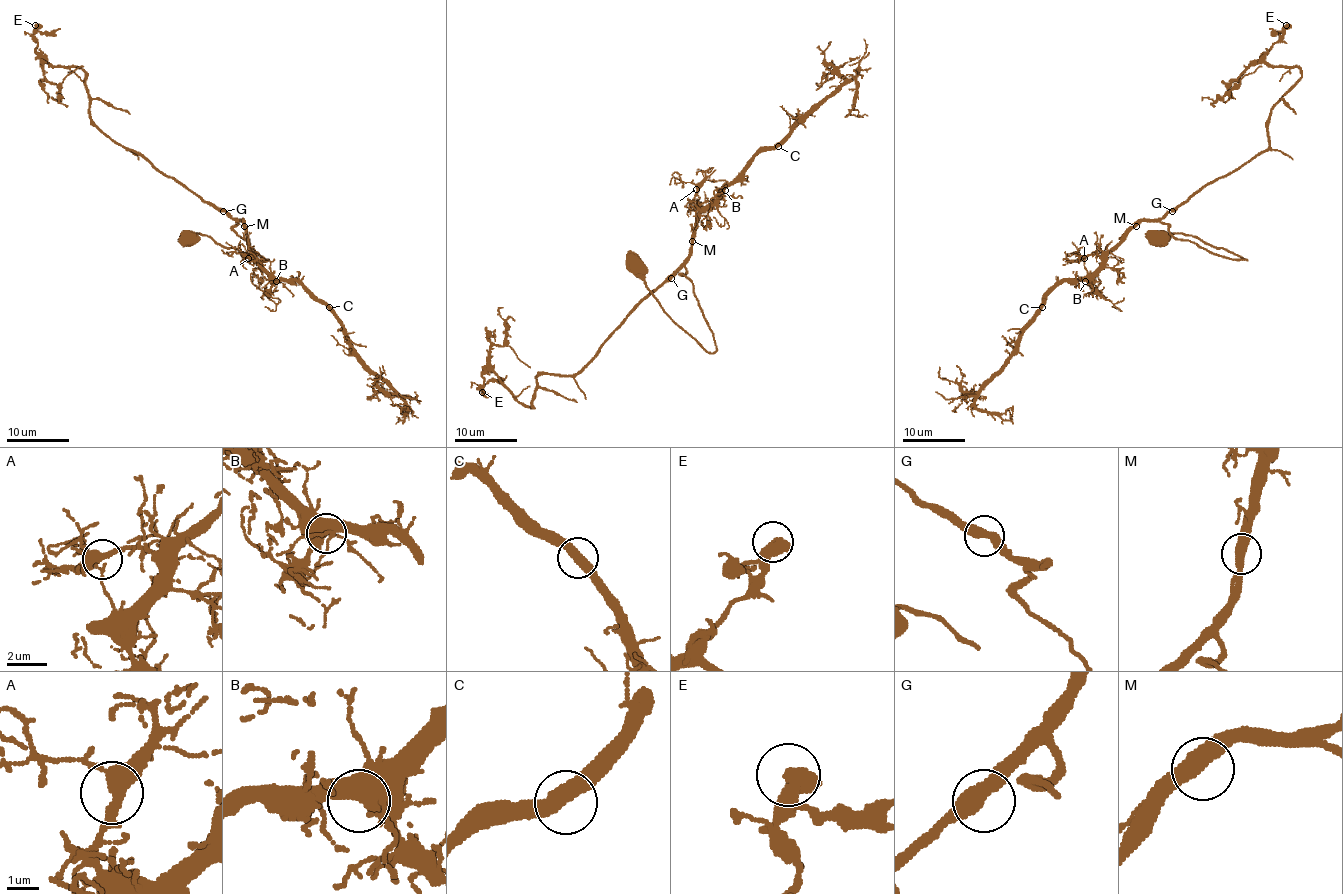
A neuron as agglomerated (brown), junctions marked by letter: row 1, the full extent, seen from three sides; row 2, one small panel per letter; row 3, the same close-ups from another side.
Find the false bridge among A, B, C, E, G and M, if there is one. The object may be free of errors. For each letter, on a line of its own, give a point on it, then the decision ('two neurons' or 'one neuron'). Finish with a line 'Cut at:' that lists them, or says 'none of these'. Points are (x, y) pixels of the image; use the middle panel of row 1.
A: (696, 189) | one neuron
B: (725, 190) | one neuron
C: (778, 146) | one neuron
E: (482, 392) | one neuron
G: (671, 278) | one neuron
M: (692, 241) | one neuron
Cut at: none of these

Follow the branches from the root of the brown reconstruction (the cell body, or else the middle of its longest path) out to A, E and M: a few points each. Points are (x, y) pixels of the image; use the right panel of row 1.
A: (1171, 208), (1159, 219), (1140, 220), (1101, 255), (1087, 255), (1084, 258)
E: (1171, 208), (1269, 146), (1270, 109), (1301, 76), (1297, 67), (1272, 67), (1264, 59), (1286, 25)
M: (1171, 208), (1162, 217), (1141, 220), (1135, 227)

